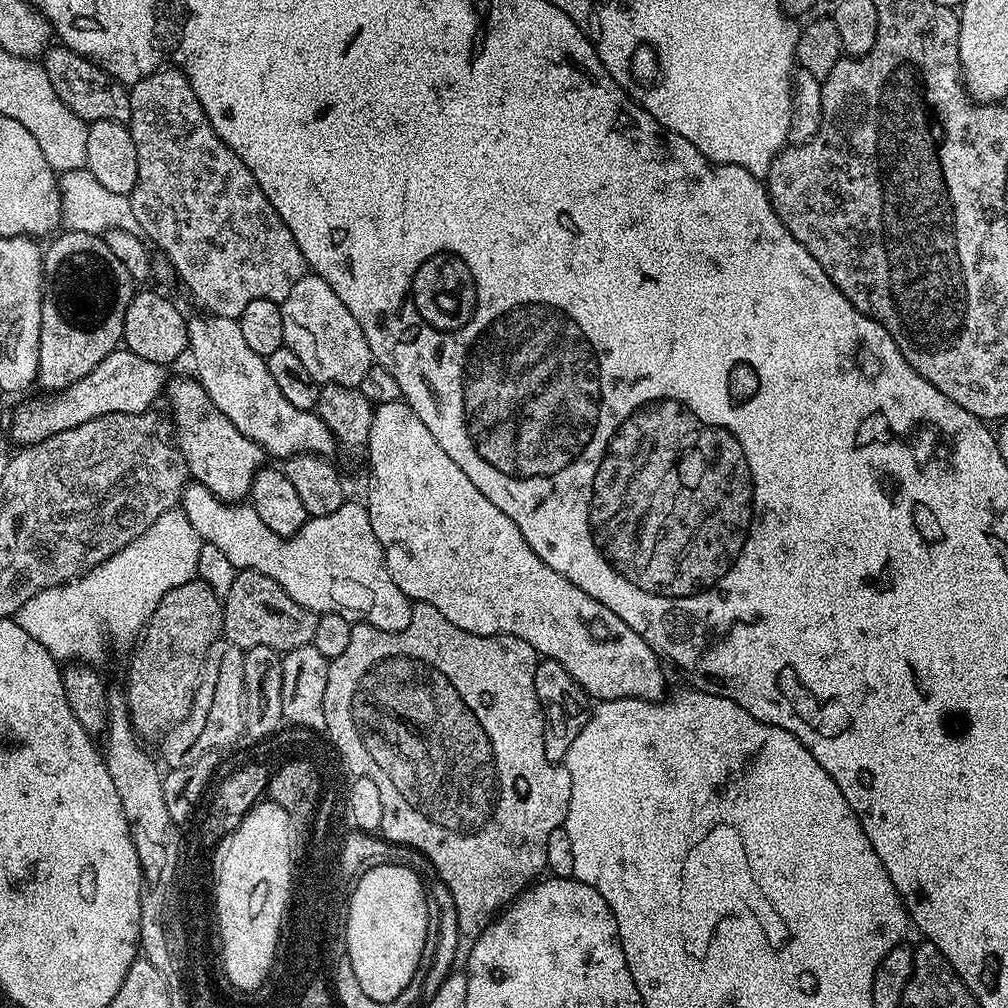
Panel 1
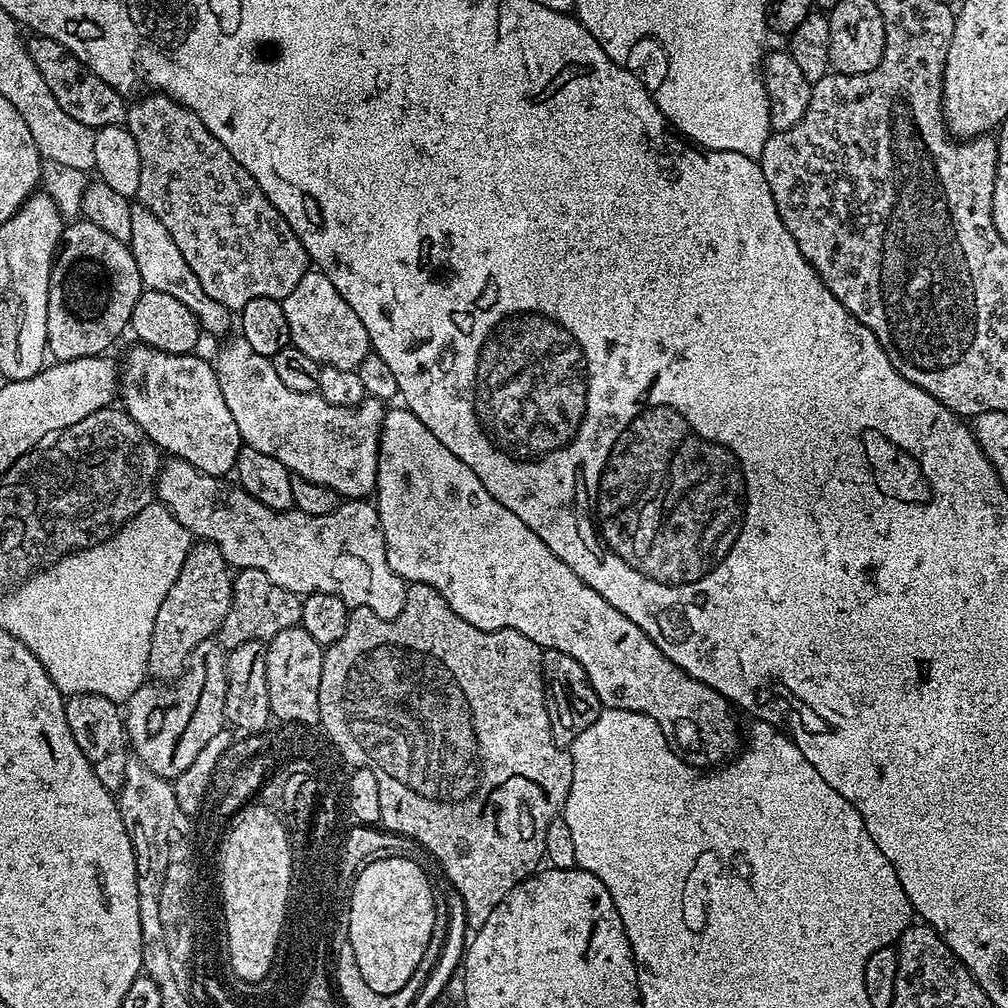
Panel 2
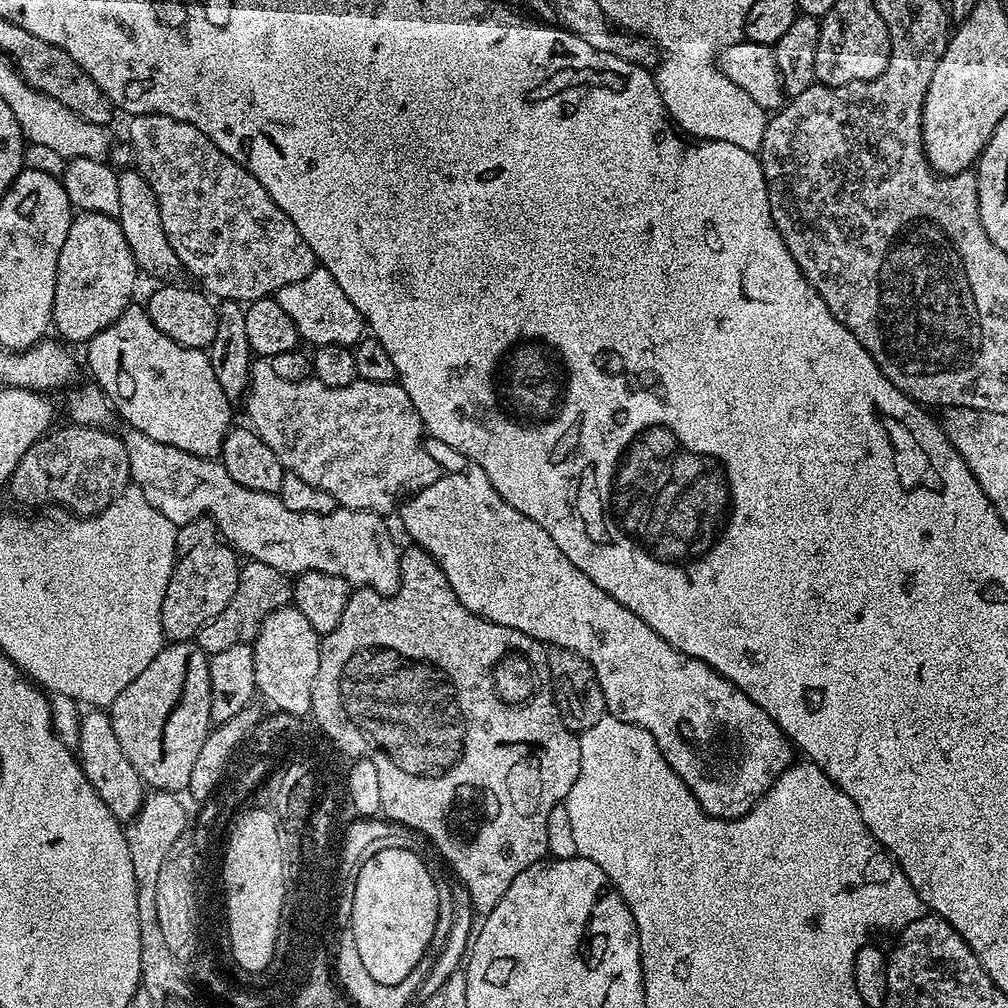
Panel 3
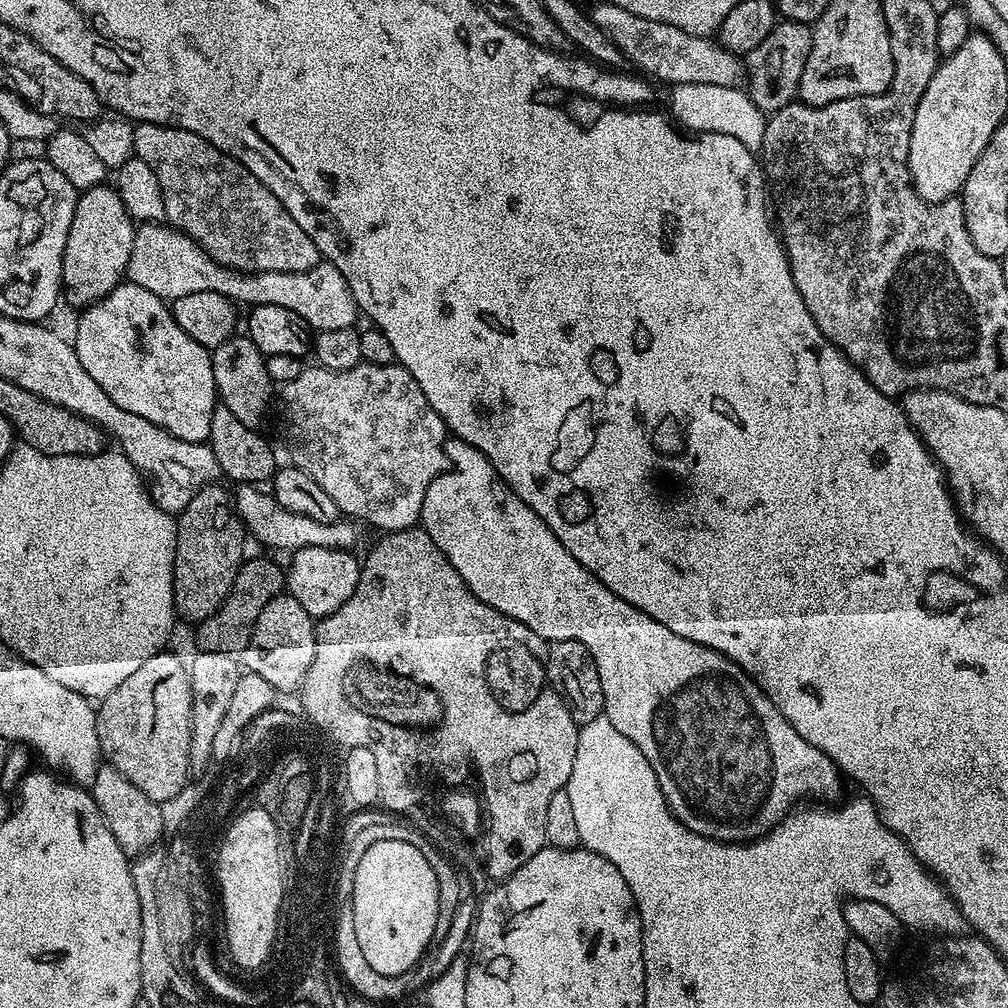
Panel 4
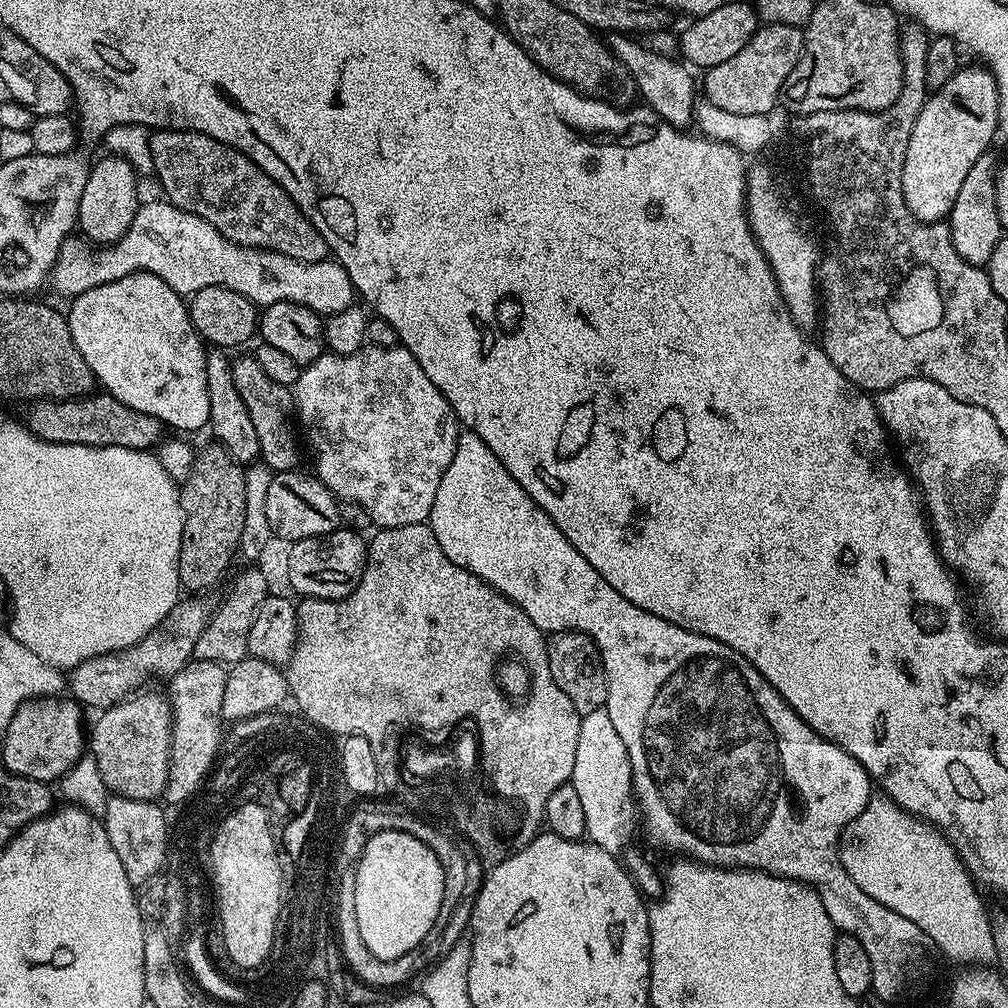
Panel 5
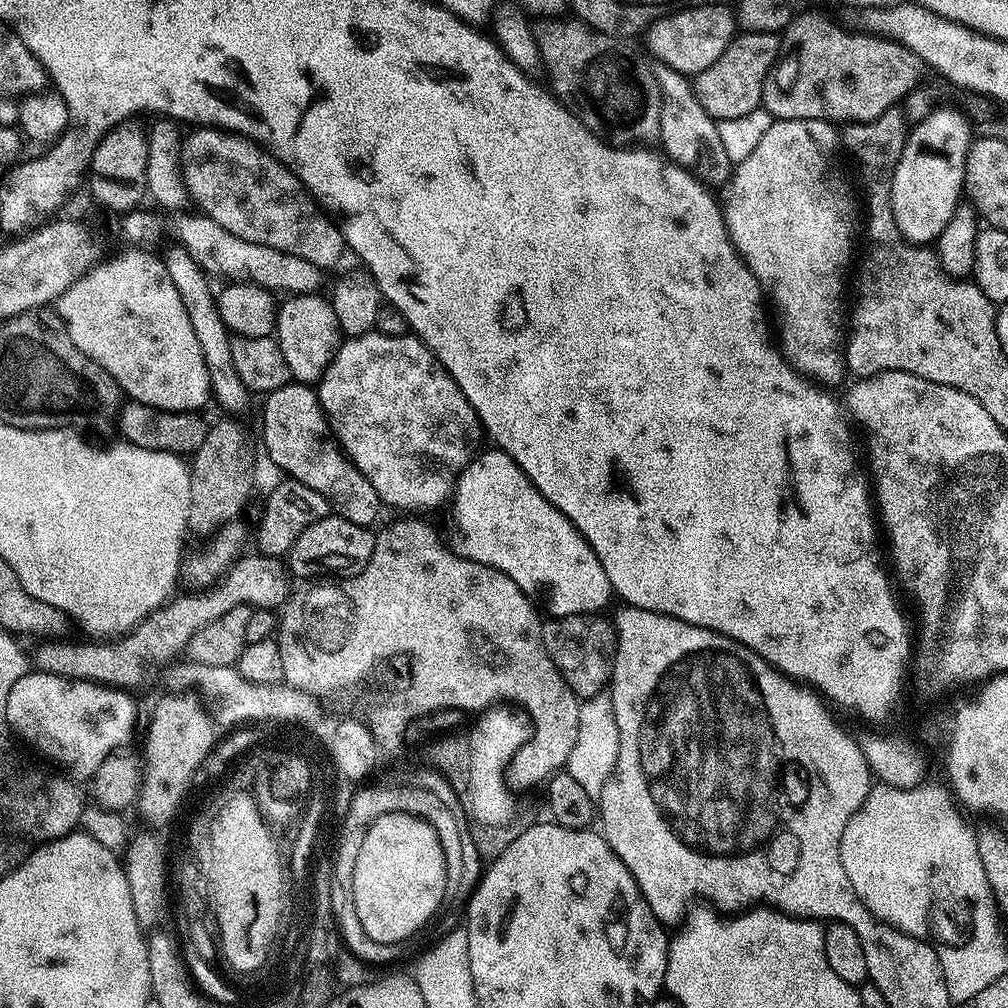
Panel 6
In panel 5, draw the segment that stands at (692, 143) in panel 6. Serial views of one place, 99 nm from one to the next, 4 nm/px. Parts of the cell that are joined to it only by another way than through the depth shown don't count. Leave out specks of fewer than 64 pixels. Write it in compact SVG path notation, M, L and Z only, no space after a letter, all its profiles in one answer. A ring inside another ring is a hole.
M609 32L606 36L606 43L618 58L618 62L622 62L626 66L626 70L630 70L636 83L639 99L655 115L657 112L660 115L657 117L663 123L671 124L676 130L687 129L689 127L687 124L691 125L696 115L698 103L698 97L696 97L696 92L698 96L697 77L695 80L687 72L689 69L679 59L676 61L676 58L672 56L663 56L660 52L654 51L647 43L639 44L636 40L639 39L622 32Z

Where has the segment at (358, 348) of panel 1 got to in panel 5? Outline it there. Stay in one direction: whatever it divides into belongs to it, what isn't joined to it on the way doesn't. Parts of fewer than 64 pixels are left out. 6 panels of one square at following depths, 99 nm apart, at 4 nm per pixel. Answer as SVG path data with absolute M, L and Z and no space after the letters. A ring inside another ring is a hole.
M159 199L141 203L134 222L130 222L126 234L115 244L93 247L76 234L65 238L58 246L56 264L50 269L51 283L56 283L62 295L75 298L94 286L135 272L149 272L181 294L206 290L206 286L222 286L234 290L234 294L242 294L242 298L257 306L294 302L314 310L321 318L336 316L353 307L350 274L334 258L302 262L281 252L267 252L265 248L243 248L214 230L206 218L169 204L167 199Z

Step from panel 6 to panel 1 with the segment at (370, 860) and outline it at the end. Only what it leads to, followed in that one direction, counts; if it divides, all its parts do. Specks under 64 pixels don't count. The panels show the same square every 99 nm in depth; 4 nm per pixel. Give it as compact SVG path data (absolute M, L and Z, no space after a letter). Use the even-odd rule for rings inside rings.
M373 864L361 874L357 888L349 898L348 910L352 914L349 924L349 944L351 945L356 974L368 995L385 1000L394 996L407 983L416 967L421 945L426 944L428 893L421 876L406 866L397 864Z

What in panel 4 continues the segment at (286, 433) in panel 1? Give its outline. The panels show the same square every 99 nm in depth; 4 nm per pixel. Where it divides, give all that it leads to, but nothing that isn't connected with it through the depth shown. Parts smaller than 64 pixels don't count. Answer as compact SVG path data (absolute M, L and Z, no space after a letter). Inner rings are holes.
M362 362L350 370L334 372L329 368L312 364L306 366L302 374L298 374L293 382L283 385L282 392L284 392L284 410L288 422L288 432L293 444L290 454L291 465L309 474L310 478L314 479L314 482L317 482L326 494L330 495L330 498L334 498L334 506L338 506L338 510L345 517L356 522L365 520L366 523L381 528L379 531L384 534L403 532L405 528L413 527L419 521L422 502L426 498L426 490L430 486L430 482L434 482L434 478L438 478L443 472L448 471L450 465L444 449L446 429L442 418L436 413L434 406L430 406L430 402L426 402L426 394L422 394L422 386L418 386L418 382L414 382L414 374L410 374L410 370L406 370L398 363L366 364Z

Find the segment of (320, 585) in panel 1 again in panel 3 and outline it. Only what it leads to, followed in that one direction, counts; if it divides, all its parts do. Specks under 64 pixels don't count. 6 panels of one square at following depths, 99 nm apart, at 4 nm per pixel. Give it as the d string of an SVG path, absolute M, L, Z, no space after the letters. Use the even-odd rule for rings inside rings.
M128 428L125 433L122 439L130 462L131 483L158 514L166 514L173 524L189 524L201 518L213 520L241 557L266 562L266 566L286 574L334 574L349 586L371 586L384 596L393 596L400 588L402 552L396 549L385 517L339 506L330 514L286 510L279 495L238 486L219 459L186 454L186 450L166 446L166 442L154 442L136 428Z

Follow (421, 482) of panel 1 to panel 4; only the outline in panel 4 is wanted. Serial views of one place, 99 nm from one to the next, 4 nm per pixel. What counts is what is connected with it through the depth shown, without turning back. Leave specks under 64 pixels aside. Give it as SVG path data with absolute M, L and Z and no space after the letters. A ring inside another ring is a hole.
M455 438L445 439L444 449L448 455L450 467L438 478L434 478L434 482L430 482L426 490L426 498L422 502L419 523L426 530L426 534L434 538L438 550L446 554L450 566L454 566L454 570L462 574L462 582L466 582L468 589L479 600L494 606L494 610L522 622L522 626L530 626L530 630L534 630L534 634L538 634L545 642L577 640L582 642L582 646L586 646L586 650L594 658L598 678L602 682L603 715L608 717L618 734L626 734L626 738L630 738L630 742L634 742L634 746L638 746L638 750L646 754L646 762L650 762L658 778L658 786L670 806L672 815L678 818L678 822L682 822L682 826L694 830L694 834L702 834L711 840L718 840L721 844L743 844L769 832L797 805L804 802L799 800L804 800L807 796L812 799L809 800L812 802L835 801L832 799L839 794L840 780L842 781L840 769L832 759L822 754L822 750L818 750L818 746L810 746L810 742L802 738L802 734L798 734L798 730L794 730L790 722L786 722L778 706L774 706L774 702L766 698L766 694L752 681L751 676L746 675L731 658L724 656L718 650L707 648L698 642L690 642L690 638L682 638L682 634L674 634L674 630L662 626L662 622L654 622L650 614L642 614L642 610L618 598L618 594L614 594L614 590L607 588L590 570L586 570L586 566L582 566L582 562L578 562L578 558L574 558L574 554L570 554L566 546L562 546L554 530L550 530L550 526L546 526L546 522L542 522L542 518L538 518L538 514L534 514L534 510L530 510L530 506L526 506L526 502L522 502L522 498L518 498L518 494L514 494L514 490L508 488L507 482L496 473L496 467L486 458L486 454Z

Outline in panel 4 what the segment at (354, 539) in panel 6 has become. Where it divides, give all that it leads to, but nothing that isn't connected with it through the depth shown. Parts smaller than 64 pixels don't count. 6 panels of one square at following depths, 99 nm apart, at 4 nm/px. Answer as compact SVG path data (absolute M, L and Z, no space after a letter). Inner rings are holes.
M306 546L291 553L289 560L292 561L286 564L286 592L296 598L313 618L334 614L334 610L338 610L338 606L342 606L358 586L362 564L352 555L347 548L326 546Z

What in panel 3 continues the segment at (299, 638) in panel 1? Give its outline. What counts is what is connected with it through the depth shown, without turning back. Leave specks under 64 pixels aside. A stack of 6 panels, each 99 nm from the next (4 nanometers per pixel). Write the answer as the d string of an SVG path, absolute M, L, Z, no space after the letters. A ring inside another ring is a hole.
M248 560L240 565L238 590L234 590L234 598L210 621L204 624L194 637L194 643L208 653L209 656L222 650L230 650L230 646L251 644L255 640L263 620L276 608L287 605L292 599L293 581L282 570L274 570L274 566L266 566L266 562Z

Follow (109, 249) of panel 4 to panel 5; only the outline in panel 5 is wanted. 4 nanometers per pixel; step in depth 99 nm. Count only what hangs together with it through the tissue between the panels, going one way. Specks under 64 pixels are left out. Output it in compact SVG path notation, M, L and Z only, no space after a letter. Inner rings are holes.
M111 154L105 157L88 169L86 186L80 188L78 218L75 221L79 235L96 246L107 246L120 240L130 222L134 222L134 214L142 203L140 192L136 189L138 173L131 162Z

